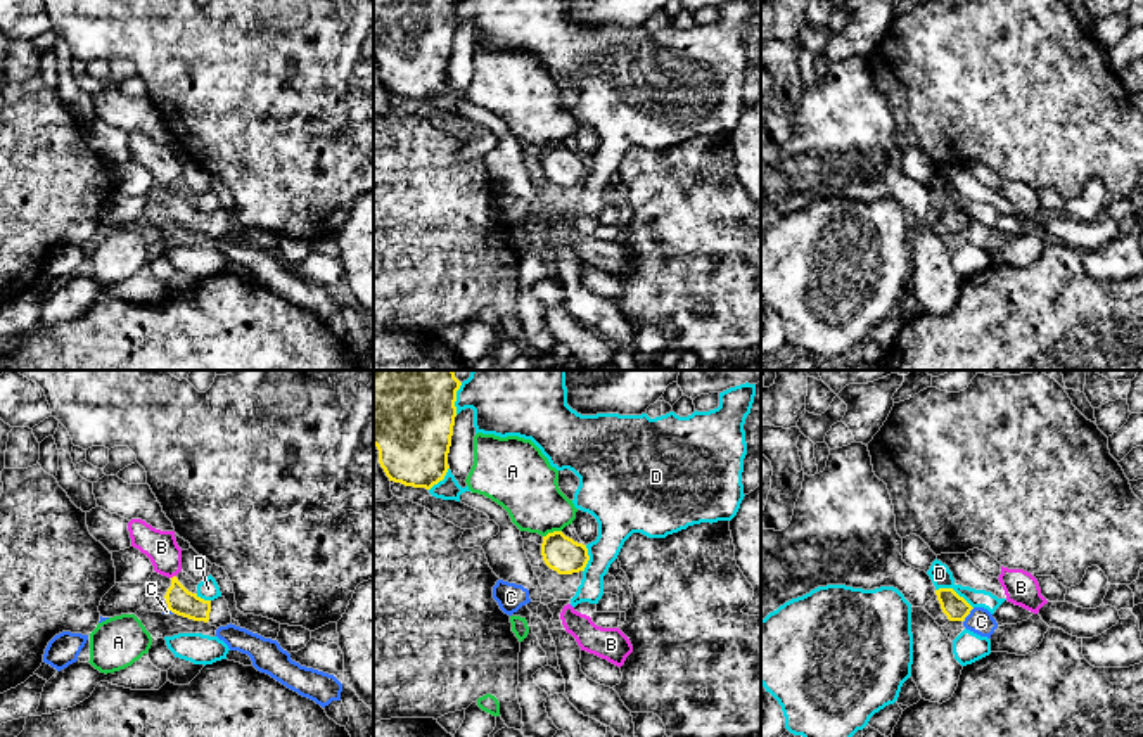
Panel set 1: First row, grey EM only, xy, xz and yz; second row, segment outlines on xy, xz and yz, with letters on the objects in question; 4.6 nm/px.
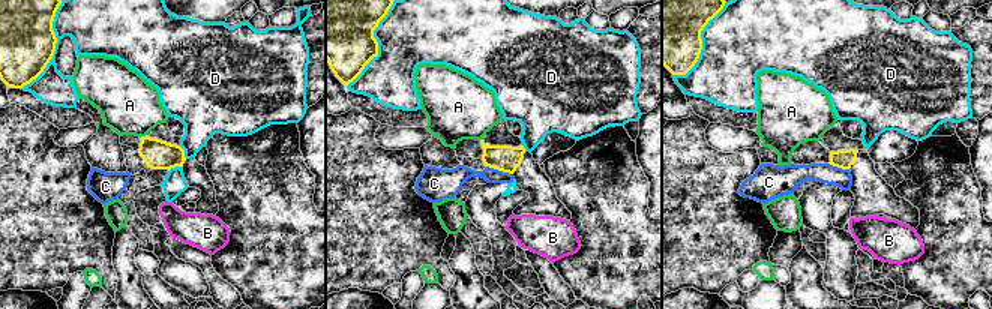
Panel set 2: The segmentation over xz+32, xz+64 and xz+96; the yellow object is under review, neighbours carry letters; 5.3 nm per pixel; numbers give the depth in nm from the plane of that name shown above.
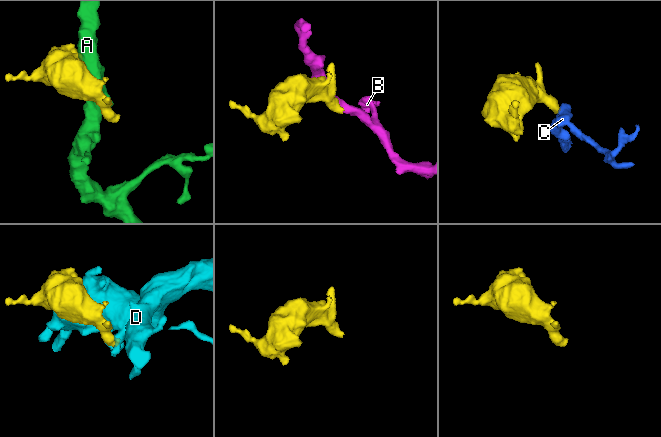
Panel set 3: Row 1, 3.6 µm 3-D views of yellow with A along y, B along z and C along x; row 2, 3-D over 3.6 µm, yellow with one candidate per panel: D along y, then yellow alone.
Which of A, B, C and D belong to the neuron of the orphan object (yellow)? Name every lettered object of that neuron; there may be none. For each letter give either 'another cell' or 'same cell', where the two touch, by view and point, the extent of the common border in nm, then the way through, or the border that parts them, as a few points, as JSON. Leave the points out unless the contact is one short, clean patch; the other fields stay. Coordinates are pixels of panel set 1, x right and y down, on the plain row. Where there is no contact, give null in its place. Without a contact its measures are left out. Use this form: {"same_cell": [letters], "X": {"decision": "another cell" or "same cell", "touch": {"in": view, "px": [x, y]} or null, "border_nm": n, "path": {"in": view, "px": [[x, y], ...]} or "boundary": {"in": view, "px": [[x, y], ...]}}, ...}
{"same_cell": [], "A": {"decision": "another cell", "touch": {"in": "xz", "px": [554, 144]}, "border_nm": 90}, "B": {"decision": "another cell", "touch": {"in": "xy", "px": [173, 189]}, "border_nm": 30, "boundary": {"in": "xy", "px": [[175, 187], [172, 191]]}}, "C": {"decision": "another cell", "touch": {"in": "yz", "px": [969, 225]}, "border_nm": 90, "boundary": {"in": "yz", "px": [[974, 220], [964, 234]]}}, "D": {"decision": "another cell", "touch": {"in": "yz", "px": [953, 203]}, "border_nm": 200}}

